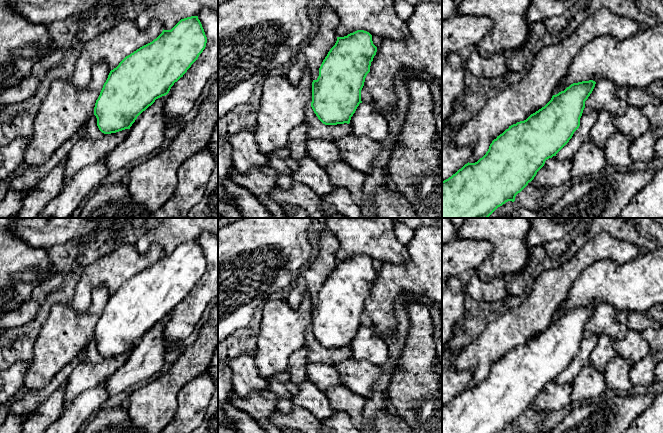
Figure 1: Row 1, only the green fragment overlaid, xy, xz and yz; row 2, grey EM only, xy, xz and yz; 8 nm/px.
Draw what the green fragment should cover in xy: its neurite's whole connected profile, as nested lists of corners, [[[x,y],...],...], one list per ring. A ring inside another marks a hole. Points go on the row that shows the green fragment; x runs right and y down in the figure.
[[[198,16],[181,19],[171,30],[164,30],[152,42],[126,56],[110,71],[96,100],[94,115],[104,134],[130,129],[137,117],[156,99],[169,93],[206,47],[207,37]]]

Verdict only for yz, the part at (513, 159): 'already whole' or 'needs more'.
already whole

